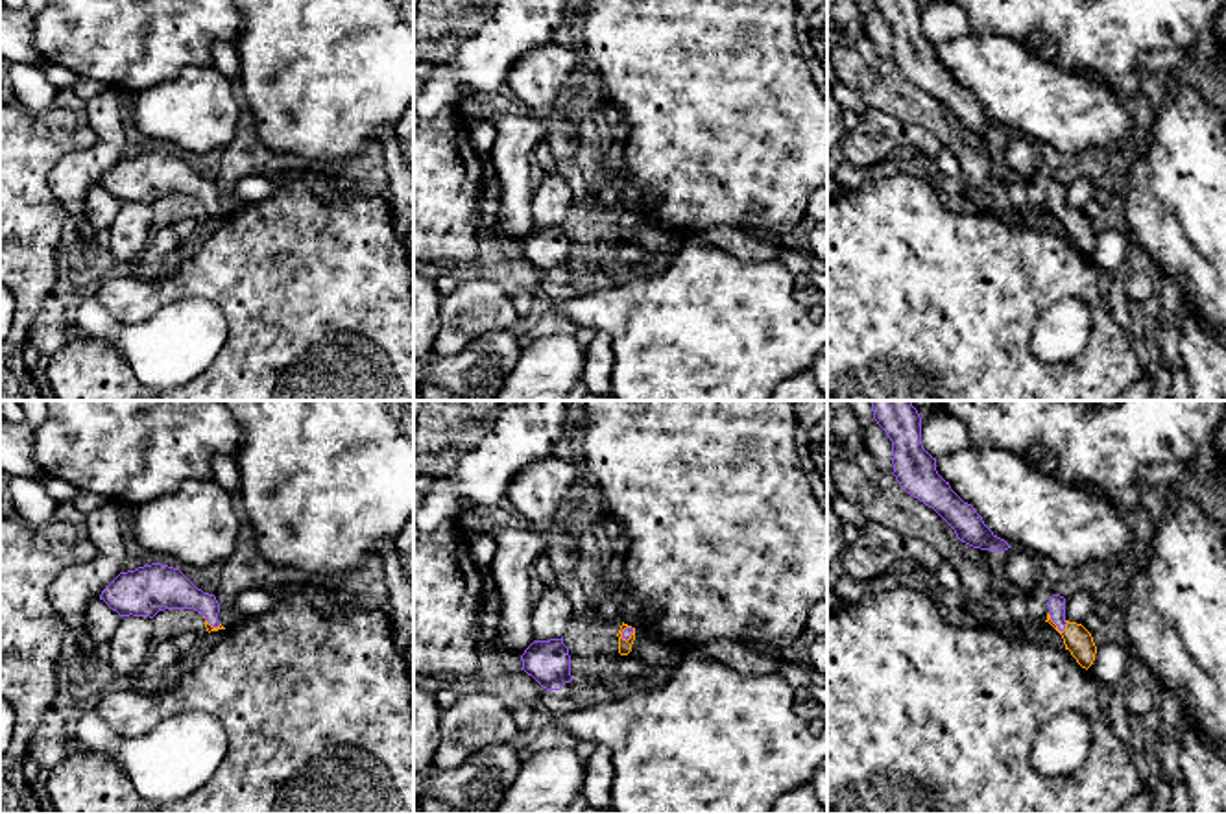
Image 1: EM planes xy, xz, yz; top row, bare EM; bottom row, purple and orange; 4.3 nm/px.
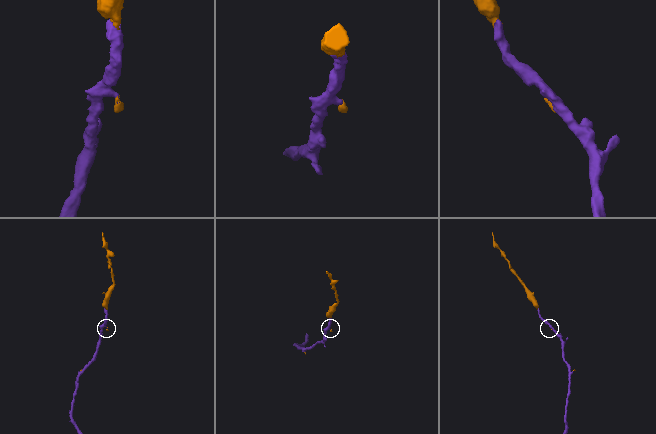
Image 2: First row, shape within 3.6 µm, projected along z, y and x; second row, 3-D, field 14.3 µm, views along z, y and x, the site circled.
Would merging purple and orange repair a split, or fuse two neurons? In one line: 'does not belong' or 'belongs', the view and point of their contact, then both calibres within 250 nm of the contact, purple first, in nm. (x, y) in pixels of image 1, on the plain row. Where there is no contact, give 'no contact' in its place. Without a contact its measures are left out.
belongs; contact yz (1055, 209); calibres 80 and 120 nm

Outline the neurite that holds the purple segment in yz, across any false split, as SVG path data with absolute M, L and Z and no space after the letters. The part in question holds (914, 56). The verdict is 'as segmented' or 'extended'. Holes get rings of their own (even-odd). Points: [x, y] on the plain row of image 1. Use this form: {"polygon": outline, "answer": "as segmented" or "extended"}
{"polygon": "M873 0L873 6L892 28L892 61L910 83L932 94L962 129L980 137L1004 138L1012 135L938 61L936 44L921 31L920 0Z", "answer": "as segmented"}

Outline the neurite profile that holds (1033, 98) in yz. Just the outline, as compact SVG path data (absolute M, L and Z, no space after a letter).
M960 35L936 44L938 61L982 103L993 122L1032 142L1043 142L1060 153L1078 153L1108 146L1134 146L1134 118L1123 96L1060 68L1021 42L1003 35Z

